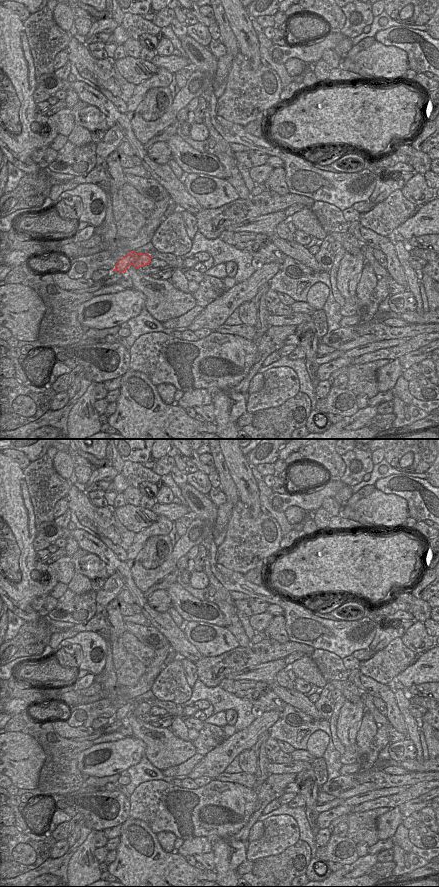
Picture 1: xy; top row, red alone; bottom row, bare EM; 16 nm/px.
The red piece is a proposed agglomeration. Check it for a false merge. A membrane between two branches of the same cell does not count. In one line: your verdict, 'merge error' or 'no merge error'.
merge error

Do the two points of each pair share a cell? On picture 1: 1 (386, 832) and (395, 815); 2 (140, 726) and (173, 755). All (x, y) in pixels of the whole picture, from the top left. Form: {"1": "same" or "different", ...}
{"1": "same", "2": "same"}

